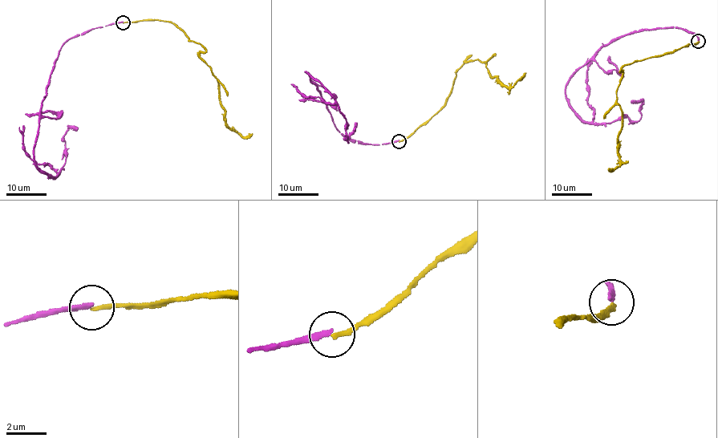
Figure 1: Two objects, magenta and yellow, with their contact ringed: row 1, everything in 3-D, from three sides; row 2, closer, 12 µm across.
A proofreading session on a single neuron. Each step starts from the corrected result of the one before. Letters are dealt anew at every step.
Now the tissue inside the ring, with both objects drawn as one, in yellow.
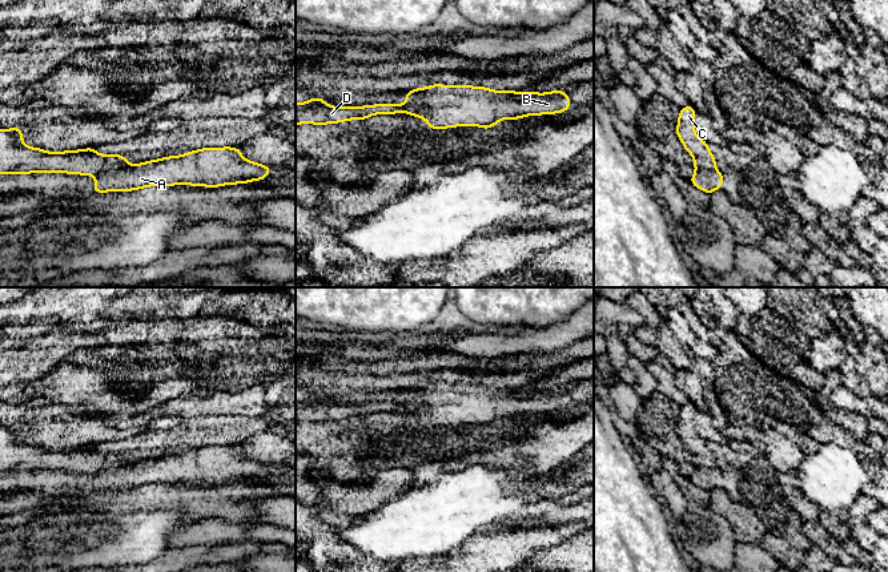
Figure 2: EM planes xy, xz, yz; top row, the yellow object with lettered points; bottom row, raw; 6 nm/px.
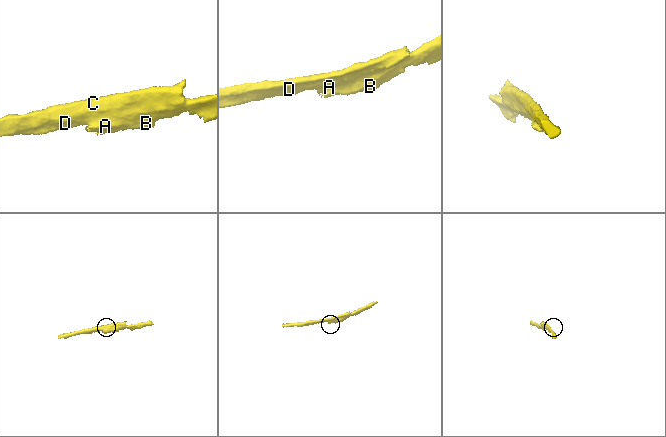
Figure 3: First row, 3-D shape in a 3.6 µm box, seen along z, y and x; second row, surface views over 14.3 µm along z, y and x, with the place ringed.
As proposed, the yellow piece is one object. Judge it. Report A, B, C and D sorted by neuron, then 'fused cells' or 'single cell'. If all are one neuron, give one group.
groups A B / C D; fused cells

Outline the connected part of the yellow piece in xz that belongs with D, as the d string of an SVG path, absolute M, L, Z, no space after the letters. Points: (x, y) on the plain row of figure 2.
M312 395L306 400L296 400L296 423L326 423L350 418L366 418L374 412L395 412L405 410L405 402L375 402L365 404L332 404L325 396Z

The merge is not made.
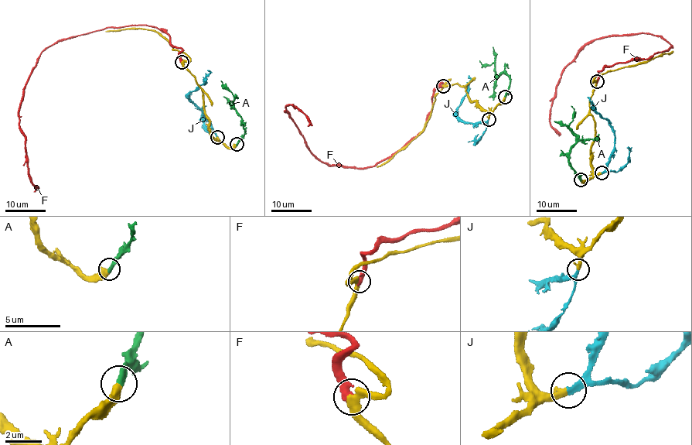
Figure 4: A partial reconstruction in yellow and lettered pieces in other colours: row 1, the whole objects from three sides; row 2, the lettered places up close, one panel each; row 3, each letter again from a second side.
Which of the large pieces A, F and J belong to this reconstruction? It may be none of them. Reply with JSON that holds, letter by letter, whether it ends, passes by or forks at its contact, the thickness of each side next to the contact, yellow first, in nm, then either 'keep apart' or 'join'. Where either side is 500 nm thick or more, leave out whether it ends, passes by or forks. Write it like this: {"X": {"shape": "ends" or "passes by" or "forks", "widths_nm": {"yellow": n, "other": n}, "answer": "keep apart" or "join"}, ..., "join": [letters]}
{"A": {"shape": "ends", "widths_nm": {"yellow": 480, "other": 420}, "answer": "join"}, "F": {"widths_nm": {"yellow": 400, "other": 550}, "answer": "keep apart"}, "J": {"shape": "ends", "widths_nm": {"yellow": 360, "other": 300}, "answer": "join"}, "join": ["A", "J"]}

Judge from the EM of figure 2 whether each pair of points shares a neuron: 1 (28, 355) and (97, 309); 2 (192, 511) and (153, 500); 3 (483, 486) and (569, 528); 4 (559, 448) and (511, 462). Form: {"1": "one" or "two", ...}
{"1": "two", "2": "one", "3": "two", "4": "one"}

